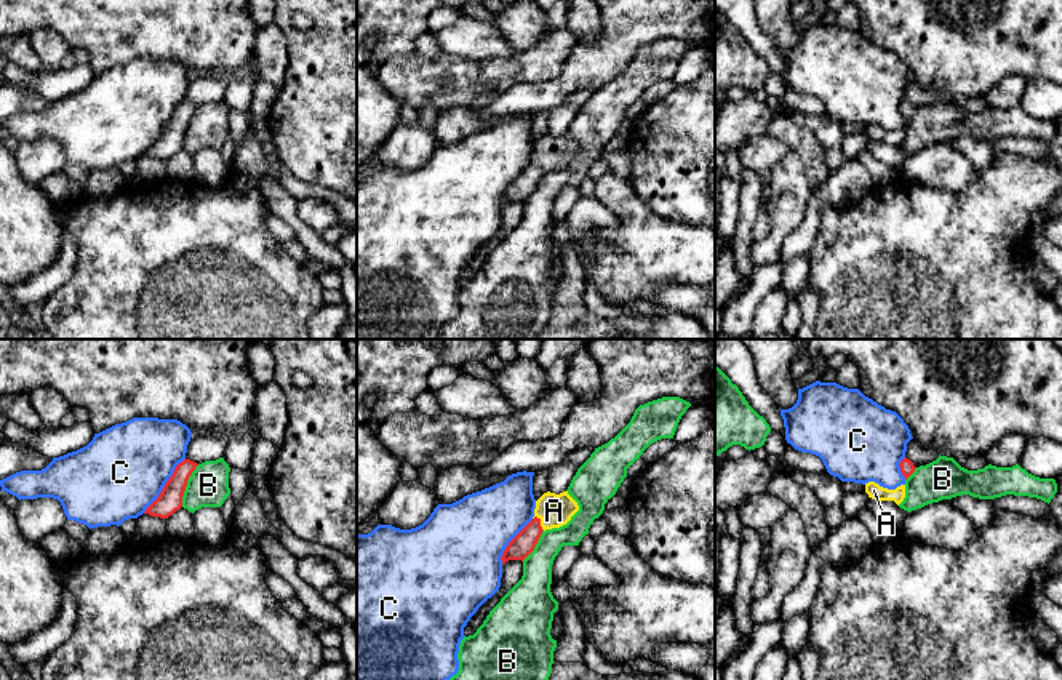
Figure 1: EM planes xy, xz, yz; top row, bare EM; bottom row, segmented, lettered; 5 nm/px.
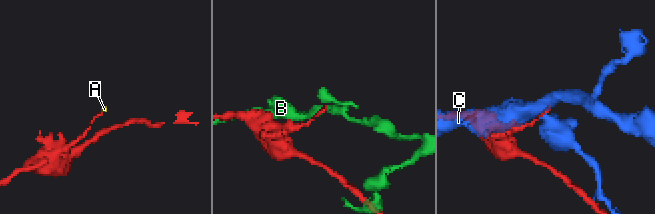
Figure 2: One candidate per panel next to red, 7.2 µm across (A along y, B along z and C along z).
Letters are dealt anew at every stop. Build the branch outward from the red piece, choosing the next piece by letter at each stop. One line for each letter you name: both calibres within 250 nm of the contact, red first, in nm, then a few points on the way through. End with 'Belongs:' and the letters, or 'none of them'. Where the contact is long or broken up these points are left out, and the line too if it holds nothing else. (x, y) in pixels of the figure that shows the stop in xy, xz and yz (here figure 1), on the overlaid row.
A: Thickness 110 nm (red) against 160 nm. Path across: xz (525, 541), (539, 524), (554, 511)
Belongs: A

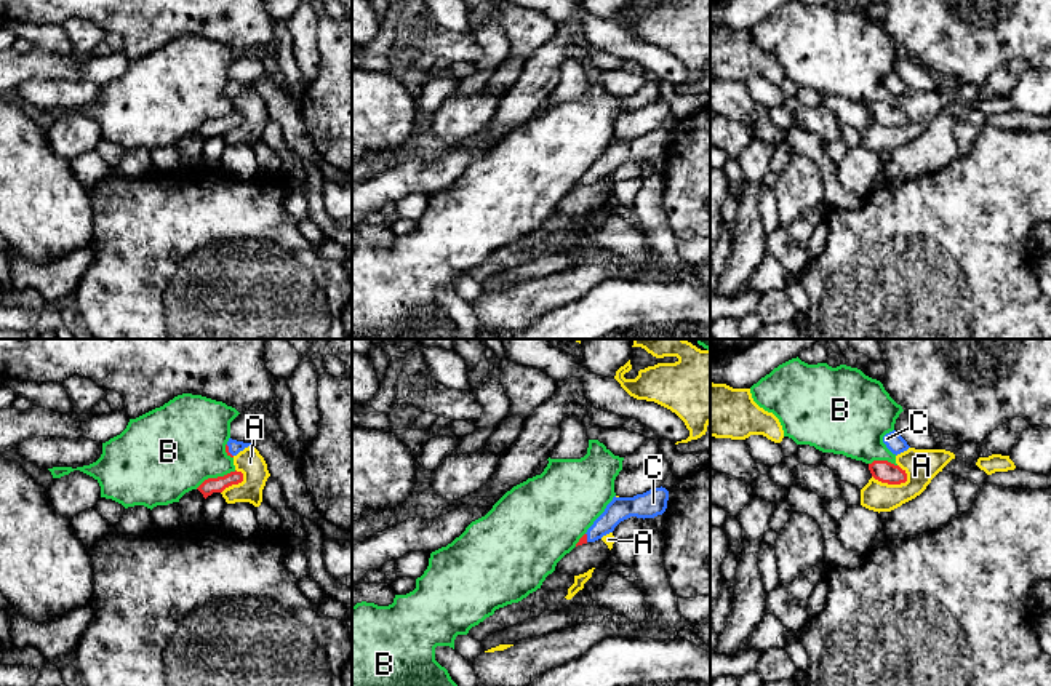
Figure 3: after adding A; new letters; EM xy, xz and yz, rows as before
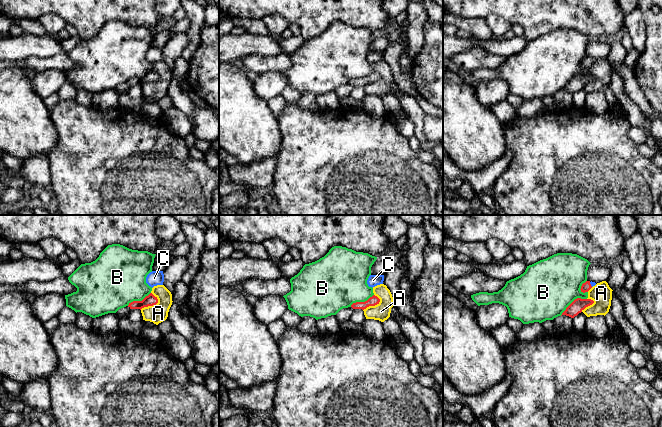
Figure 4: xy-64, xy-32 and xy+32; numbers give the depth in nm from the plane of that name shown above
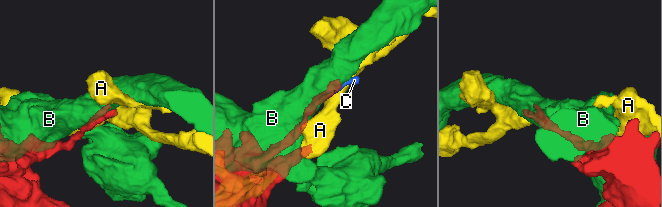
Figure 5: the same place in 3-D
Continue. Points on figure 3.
C: Thickness 20 nm (red) against 70 nm. Path across: xy (226, 445), (227, 451), (235, 446)
Belongs: C

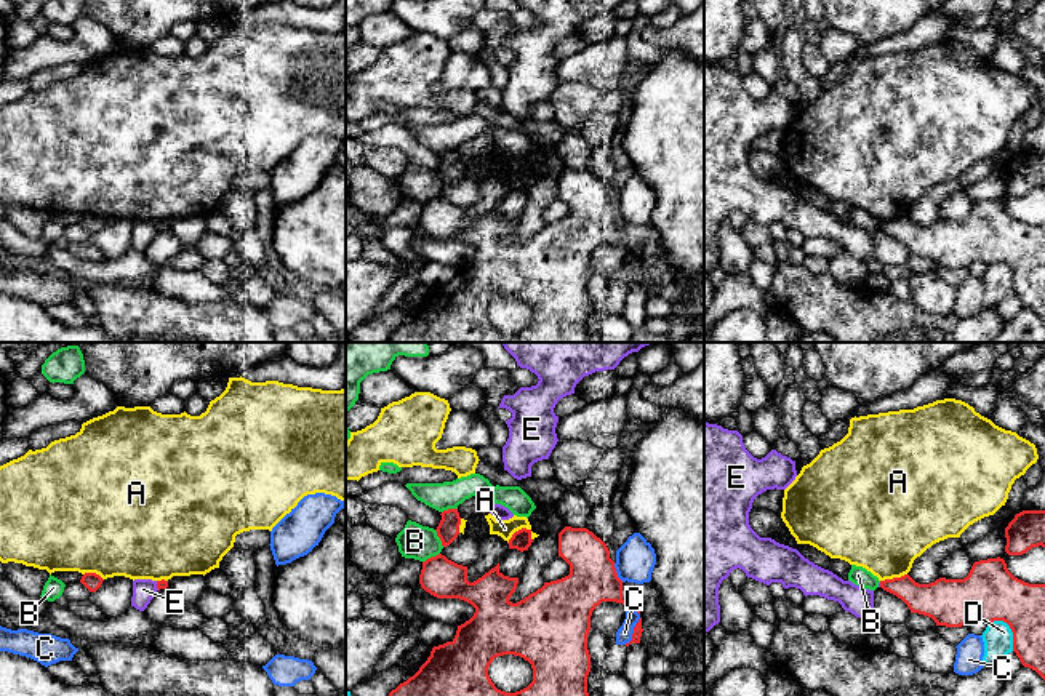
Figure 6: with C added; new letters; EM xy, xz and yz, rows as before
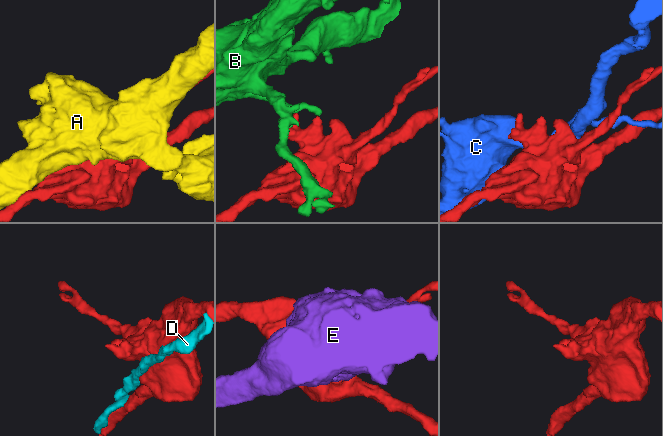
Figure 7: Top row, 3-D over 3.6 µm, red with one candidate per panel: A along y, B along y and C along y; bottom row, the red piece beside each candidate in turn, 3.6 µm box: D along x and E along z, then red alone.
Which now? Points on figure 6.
Belongs: none of them

